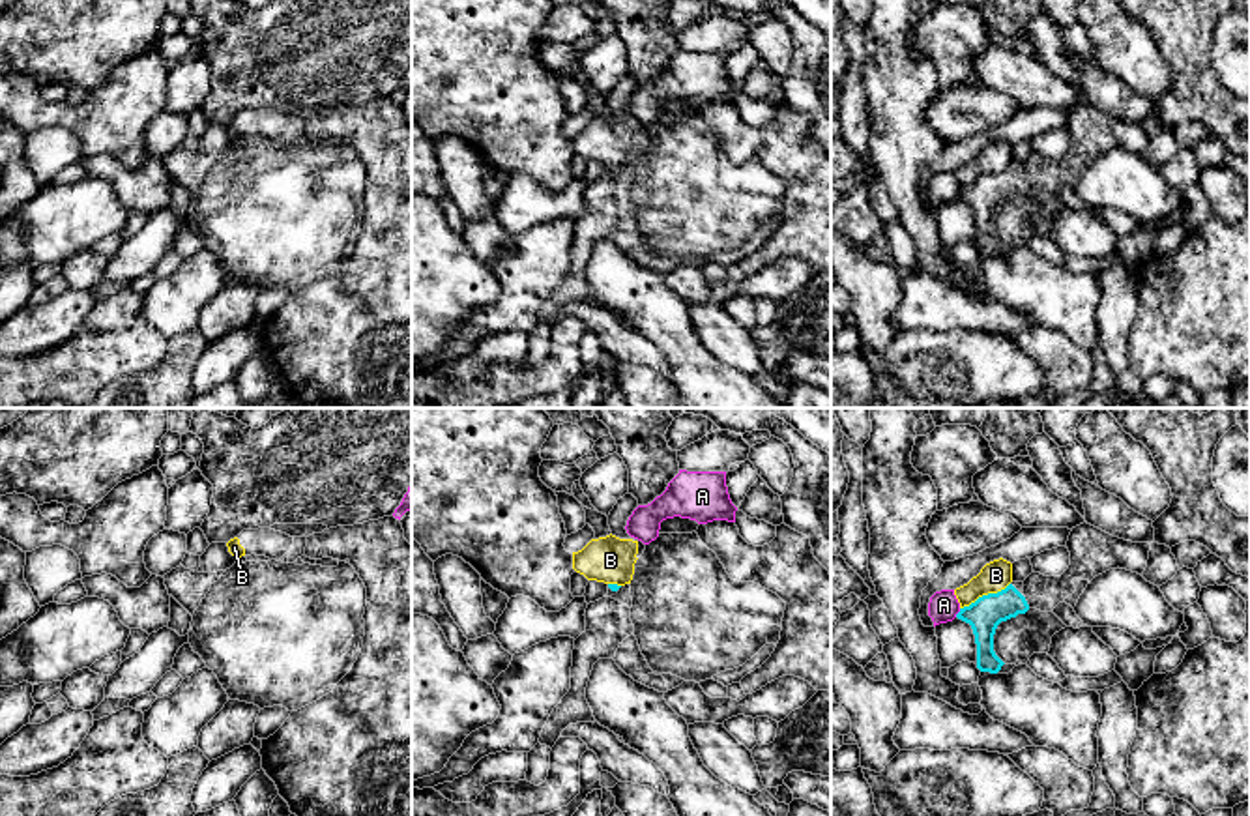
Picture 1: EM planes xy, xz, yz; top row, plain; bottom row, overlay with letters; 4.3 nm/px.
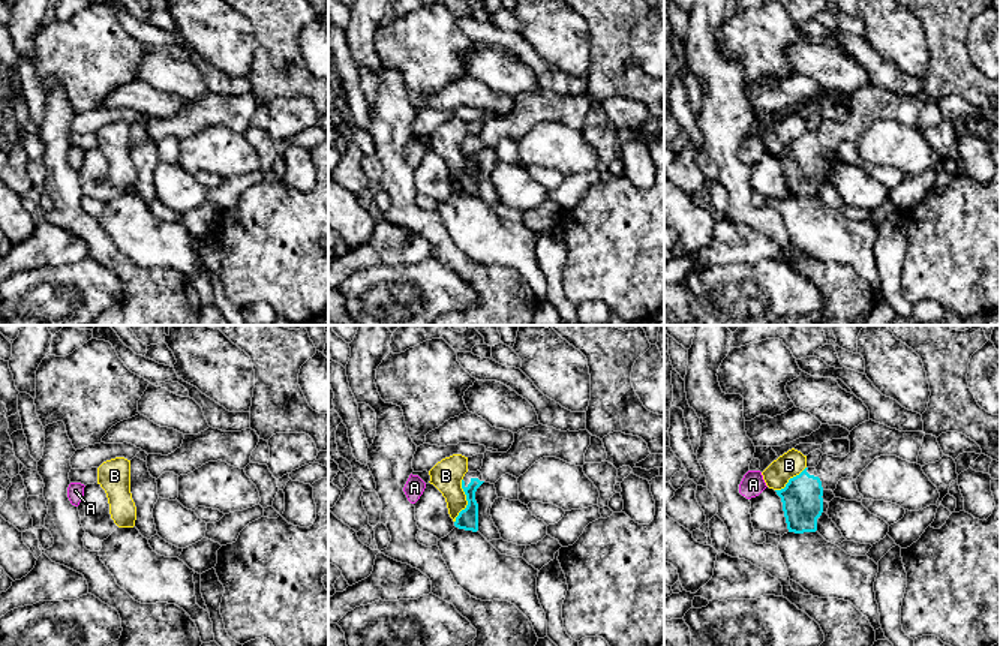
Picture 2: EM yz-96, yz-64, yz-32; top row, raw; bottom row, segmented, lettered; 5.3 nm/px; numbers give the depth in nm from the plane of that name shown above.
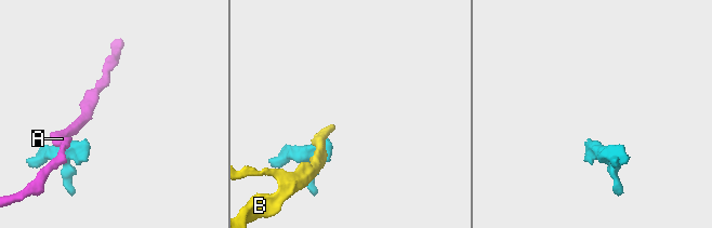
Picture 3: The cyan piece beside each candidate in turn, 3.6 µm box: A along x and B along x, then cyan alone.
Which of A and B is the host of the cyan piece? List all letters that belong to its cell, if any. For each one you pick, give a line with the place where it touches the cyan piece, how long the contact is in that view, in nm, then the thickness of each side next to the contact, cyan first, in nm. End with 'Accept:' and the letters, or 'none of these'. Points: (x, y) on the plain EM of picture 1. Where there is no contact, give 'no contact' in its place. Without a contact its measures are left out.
Accept: none of these

